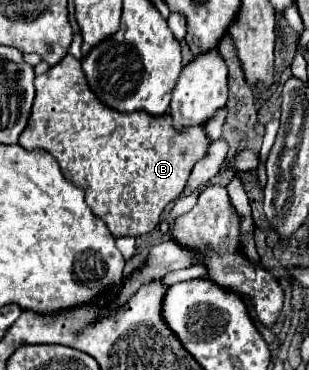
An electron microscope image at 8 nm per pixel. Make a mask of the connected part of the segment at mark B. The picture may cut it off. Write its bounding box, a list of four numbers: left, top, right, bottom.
[18,53,210,237]

